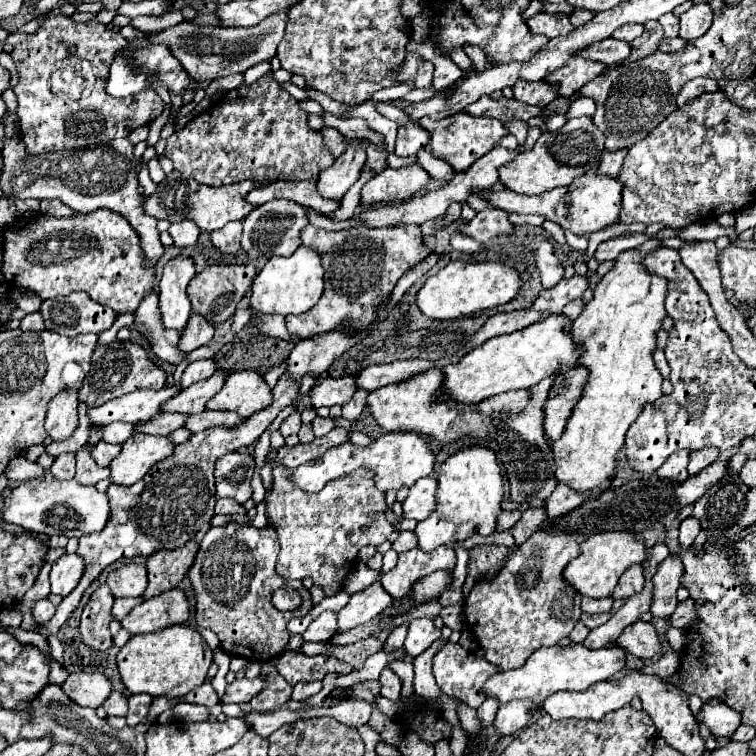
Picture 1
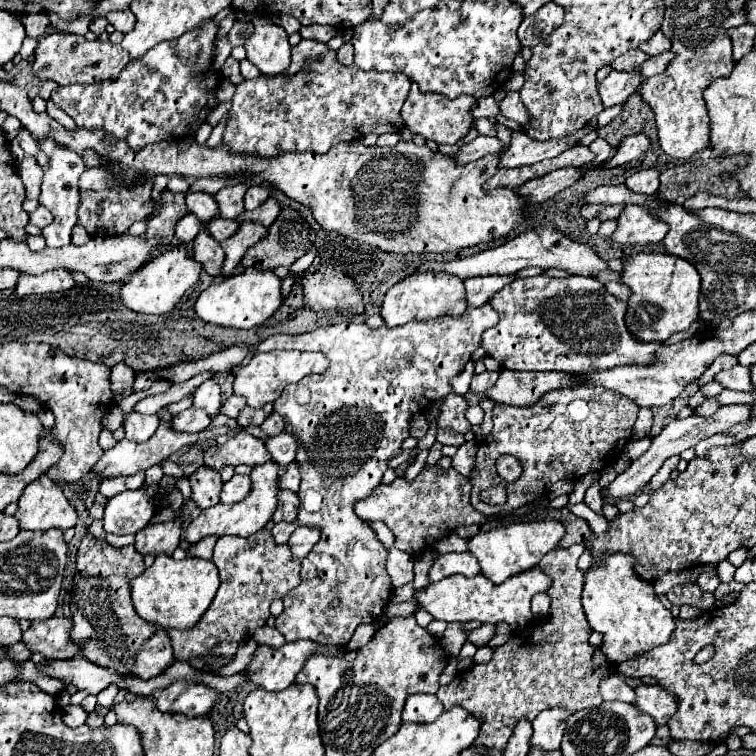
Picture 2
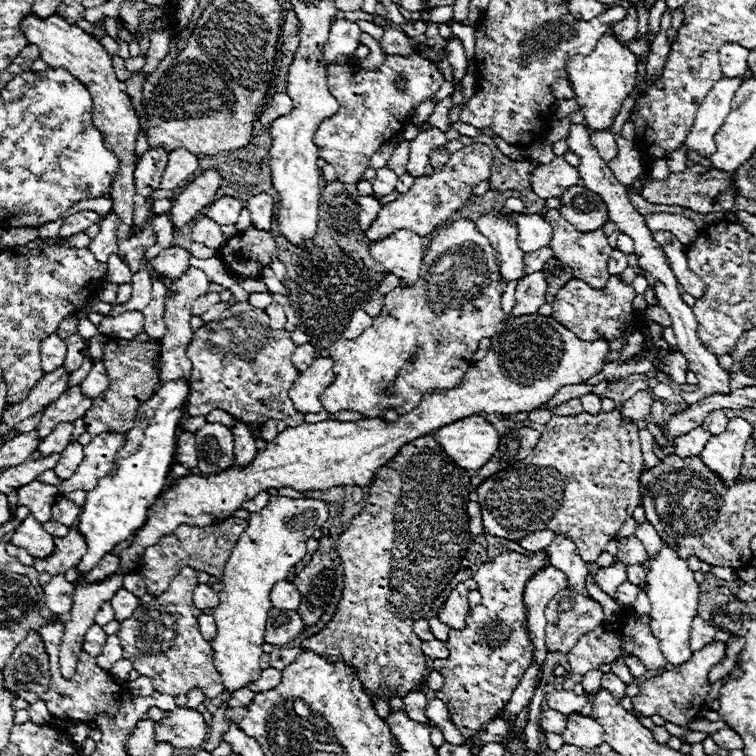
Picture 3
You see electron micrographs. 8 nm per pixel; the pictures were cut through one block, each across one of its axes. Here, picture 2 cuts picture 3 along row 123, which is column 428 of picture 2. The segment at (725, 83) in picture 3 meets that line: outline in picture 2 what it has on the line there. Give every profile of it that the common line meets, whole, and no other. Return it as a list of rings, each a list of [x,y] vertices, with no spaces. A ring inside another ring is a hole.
[[[414,694],[414,696],[408,696],[402,718],[404,722],[428,724],[428,722],[434,722],[442,712],[444,712],[444,706],[434,694]]]

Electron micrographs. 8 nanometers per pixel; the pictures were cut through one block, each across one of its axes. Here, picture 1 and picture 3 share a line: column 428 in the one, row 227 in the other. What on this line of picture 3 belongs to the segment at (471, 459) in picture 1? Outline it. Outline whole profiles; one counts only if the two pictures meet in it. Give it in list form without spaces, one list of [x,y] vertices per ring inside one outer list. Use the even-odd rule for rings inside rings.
[[[510,212],[506,214],[518,228],[518,246],[522,252],[534,252],[542,246],[550,244],[552,238],[552,228],[544,220],[542,214],[532,214],[532,212]]]

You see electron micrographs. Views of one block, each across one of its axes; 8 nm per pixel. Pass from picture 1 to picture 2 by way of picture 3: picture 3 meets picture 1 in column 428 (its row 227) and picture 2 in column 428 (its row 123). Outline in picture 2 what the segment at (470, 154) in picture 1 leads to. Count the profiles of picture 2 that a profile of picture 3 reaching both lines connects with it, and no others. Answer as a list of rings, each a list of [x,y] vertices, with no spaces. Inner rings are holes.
[[[412,82],[410,94],[402,106],[402,118],[404,118],[404,124],[414,134],[424,136],[426,140],[434,140],[436,144],[456,144],[456,140],[466,136],[468,130],[472,128],[474,120],[472,120],[470,108],[474,104],[476,104],[474,96],[458,96],[450,100],[448,96],[442,96],[442,94],[424,94],[418,90],[418,84]]]

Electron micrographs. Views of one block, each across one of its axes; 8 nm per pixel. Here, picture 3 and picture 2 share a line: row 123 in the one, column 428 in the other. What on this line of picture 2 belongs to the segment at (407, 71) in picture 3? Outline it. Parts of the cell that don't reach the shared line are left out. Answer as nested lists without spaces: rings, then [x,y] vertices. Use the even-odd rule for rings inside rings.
[[[484,304],[480,308],[466,308],[460,318],[444,316],[444,320],[430,320],[426,324],[410,322],[398,328],[370,328],[368,324],[340,322],[298,336],[276,334],[257,346],[256,352],[316,350],[330,358],[326,372],[306,376],[298,384],[286,386],[282,396],[274,402],[274,412],[278,412],[286,422],[284,430],[298,440],[296,464],[302,474],[298,490],[298,522],[322,532],[320,540],[302,560],[300,584],[282,598],[284,612],[276,618],[276,630],[282,632],[286,642],[306,638],[318,644],[348,644],[356,626],[374,622],[382,616],[382,610],[392,596],[390,576],[386,572],[388,550],[376,538],[370,524],[356,516],[354,504],[368,498],[382,482],[382,474],[386,472],[388,462],[402,452],[402,442],[410,436],[410,420],[416,414],[426,412],[432,402],[452,392],[450,380],[462,374],[464,364],[480,346],[482,332],[496,322],[498,314],[494,308],[490,308],[490,304]],[[334,596],[338,596],[342,604],[332,610],[330,600],[334,600]]]

